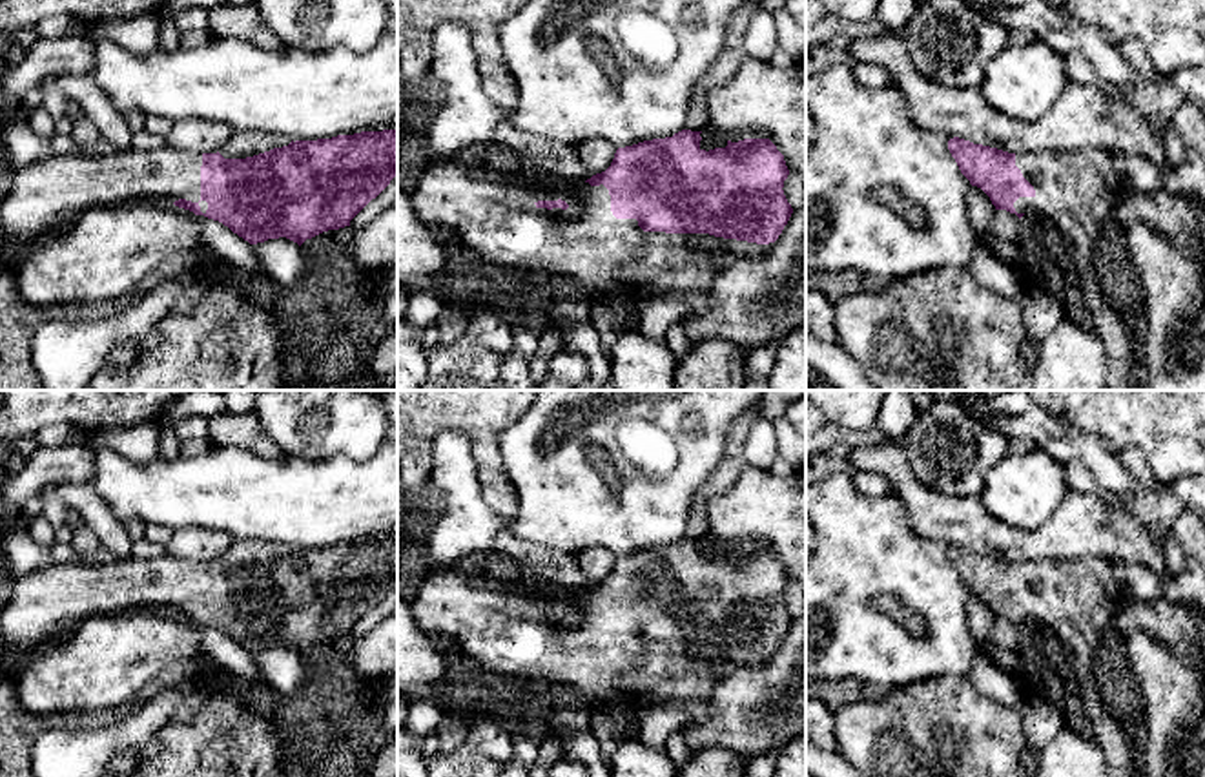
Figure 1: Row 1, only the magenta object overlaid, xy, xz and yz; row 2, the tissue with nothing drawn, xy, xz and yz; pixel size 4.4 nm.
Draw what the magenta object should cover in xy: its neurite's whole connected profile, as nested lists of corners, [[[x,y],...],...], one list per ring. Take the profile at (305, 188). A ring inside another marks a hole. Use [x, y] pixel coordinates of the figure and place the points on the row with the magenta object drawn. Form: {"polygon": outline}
{"polygon": [[[397,120],[354,135],[290,140],[259,131],[233,131],[215,153],[118,150],[109,155],[53,155],[22,168],[0,202],[0,248],[7,239],[27,246],[58,233],[86,210],[140,201],[171,202],[219,221],[250,244],[286,237],[299,246],[350,221],[397,175]]]}

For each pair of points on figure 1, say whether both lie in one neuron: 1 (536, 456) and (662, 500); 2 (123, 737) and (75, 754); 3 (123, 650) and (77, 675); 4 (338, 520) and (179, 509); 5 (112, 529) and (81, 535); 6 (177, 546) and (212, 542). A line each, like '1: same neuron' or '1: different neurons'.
1: same neuron
2: same neuron
3: same neuron
4: same neuron
5: different neurons
6: same neuron

